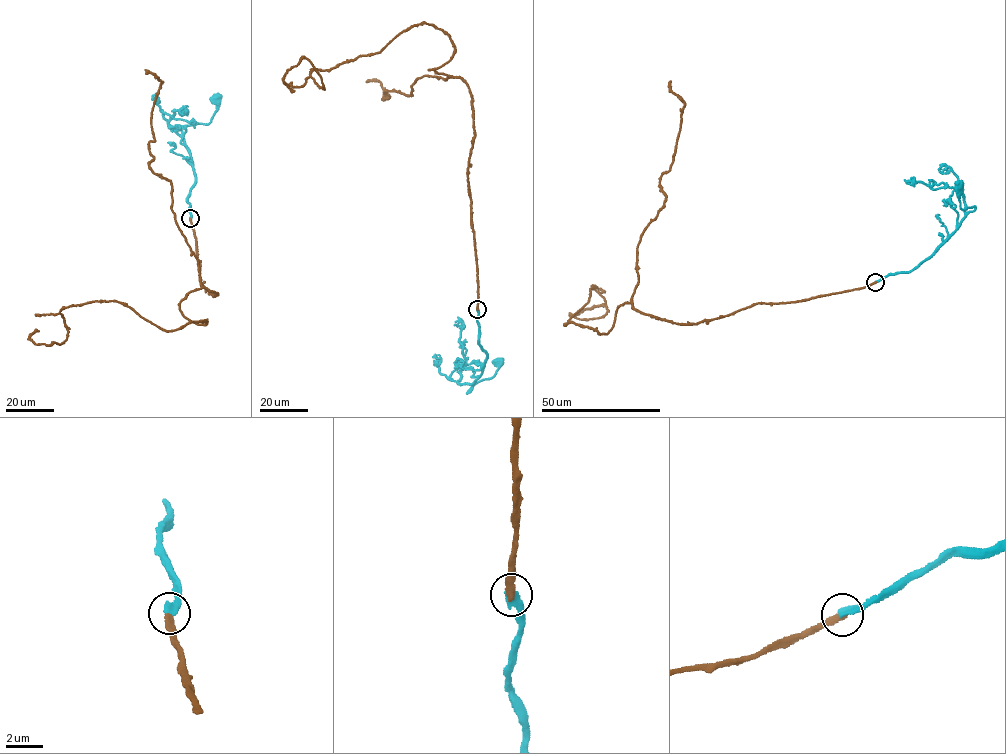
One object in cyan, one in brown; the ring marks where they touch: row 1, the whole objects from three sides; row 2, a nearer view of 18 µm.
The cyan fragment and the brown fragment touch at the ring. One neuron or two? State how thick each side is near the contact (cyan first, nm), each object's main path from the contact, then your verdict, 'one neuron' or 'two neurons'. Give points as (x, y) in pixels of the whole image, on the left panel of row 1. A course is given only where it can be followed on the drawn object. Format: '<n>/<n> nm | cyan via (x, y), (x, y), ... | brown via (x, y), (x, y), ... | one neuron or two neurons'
380/360 nm | cyan via (190, 218), (187, 197), (195, 179), (189, 149), (182, 131), (176, 126), (210, 123), (218, 108), (216, 97) | brown via (190, 218), (218, 294), (180, 310), (204, 325), (93, 301), (60, 312), (64, 342), (38, 331) | two neurons

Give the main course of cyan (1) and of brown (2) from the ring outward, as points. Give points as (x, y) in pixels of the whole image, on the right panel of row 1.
1: (875, 282), (895, 273), (911, 271), (931, 255), (973, 211), (974, 206), (960, 208), (959, 183)
2: (875, 282), (696, 323), (628, 302), (607, 333), (564, 324), (592, 286), (607, 312), (570, 315), (603, 306)

